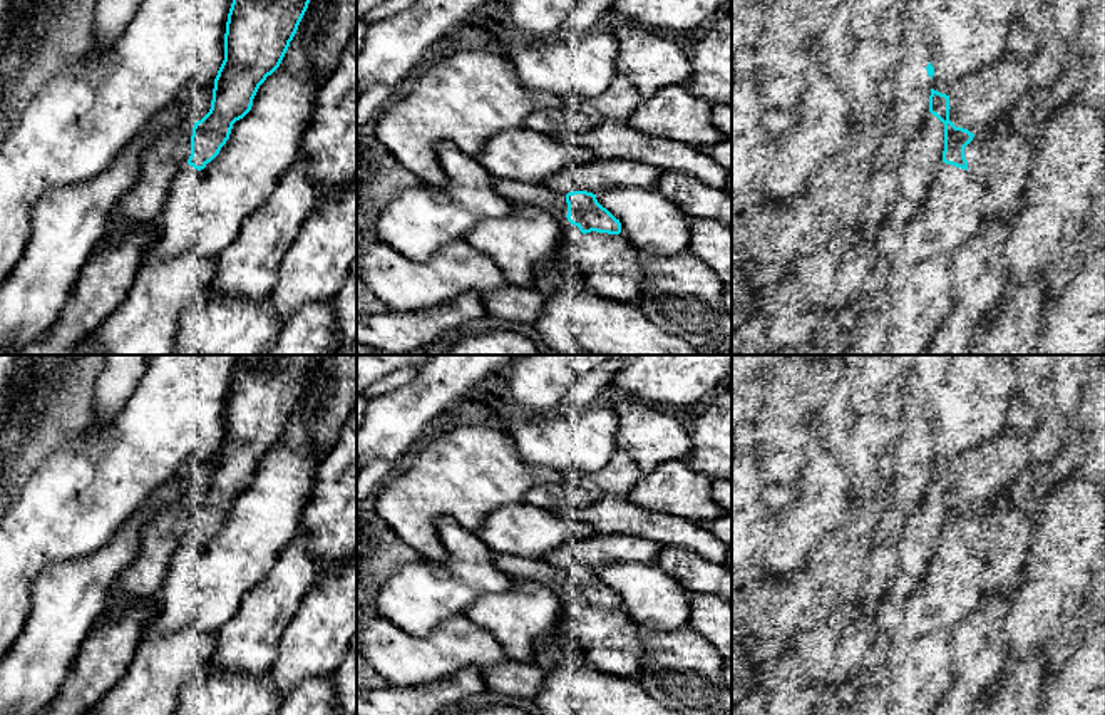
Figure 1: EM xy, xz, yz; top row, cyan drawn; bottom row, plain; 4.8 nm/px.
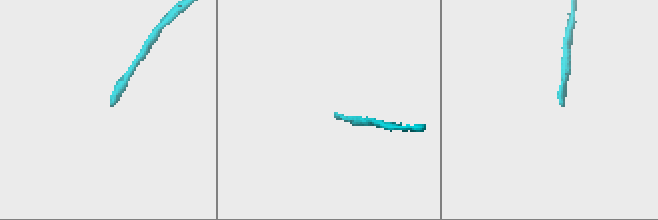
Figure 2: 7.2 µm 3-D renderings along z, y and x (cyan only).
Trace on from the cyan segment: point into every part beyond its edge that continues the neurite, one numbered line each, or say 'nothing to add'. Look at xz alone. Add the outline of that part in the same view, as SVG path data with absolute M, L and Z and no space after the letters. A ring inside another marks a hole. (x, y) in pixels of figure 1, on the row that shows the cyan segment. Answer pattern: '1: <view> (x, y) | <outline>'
1: xz (539, 196) | M494 177L494 189L501 198L512 204L527 204L558 218L566 218L568 214L566 196L551 191L544 184L524 184L517 179Z

